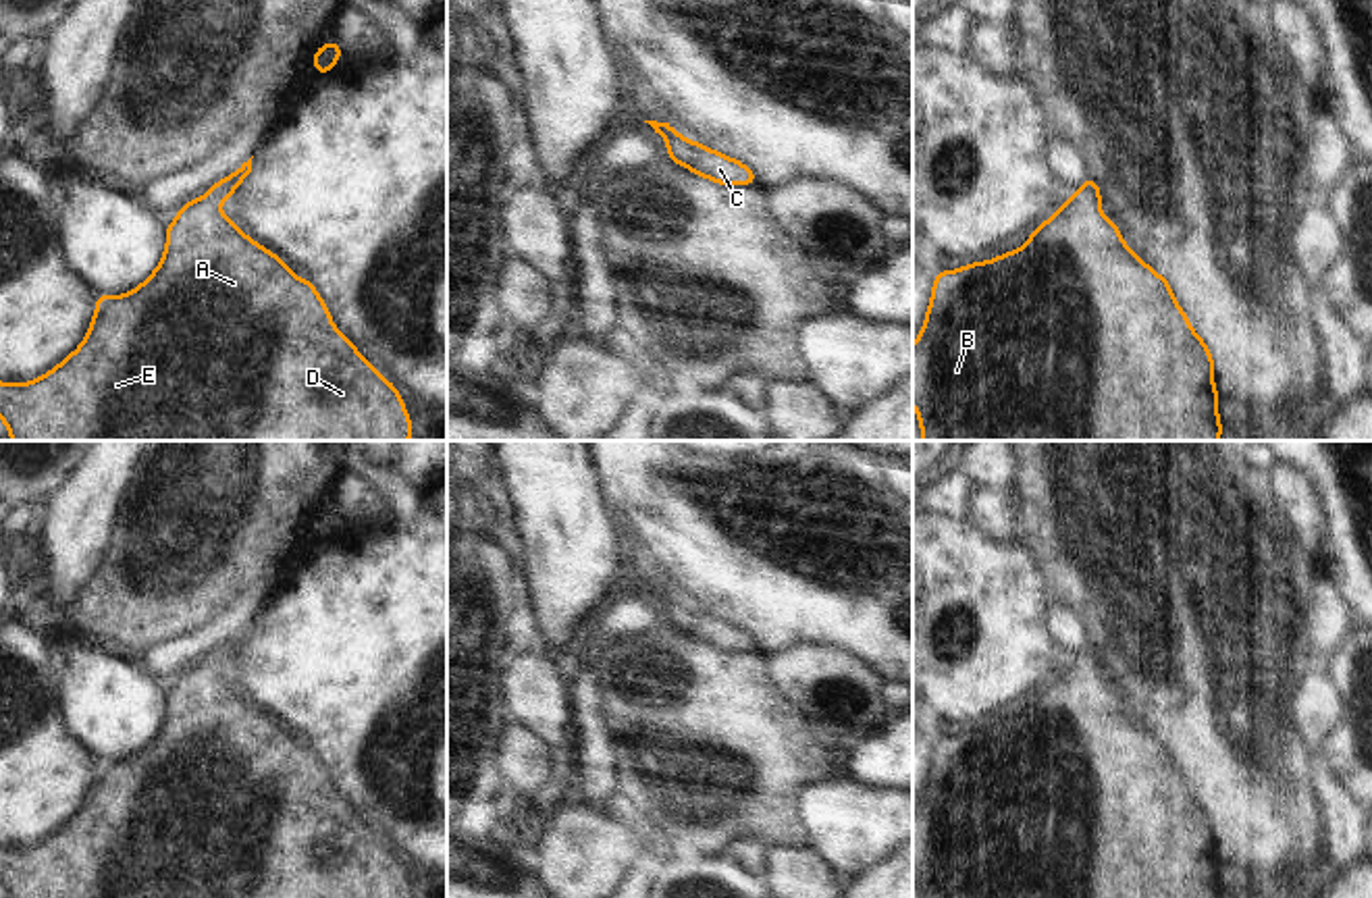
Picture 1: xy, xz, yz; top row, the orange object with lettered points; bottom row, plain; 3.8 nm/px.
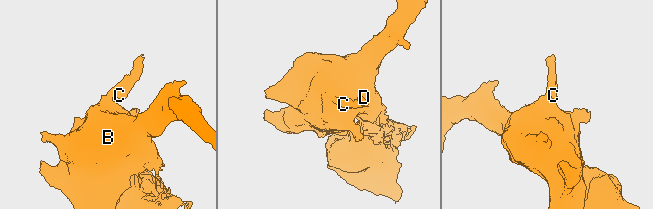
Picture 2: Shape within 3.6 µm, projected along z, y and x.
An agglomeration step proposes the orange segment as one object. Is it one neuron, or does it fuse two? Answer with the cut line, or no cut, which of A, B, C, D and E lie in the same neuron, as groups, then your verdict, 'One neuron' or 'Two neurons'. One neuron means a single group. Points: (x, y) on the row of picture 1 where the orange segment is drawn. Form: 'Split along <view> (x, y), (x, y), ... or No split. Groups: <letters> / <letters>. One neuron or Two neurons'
No split. Groups: A B C D E. One neuron.

